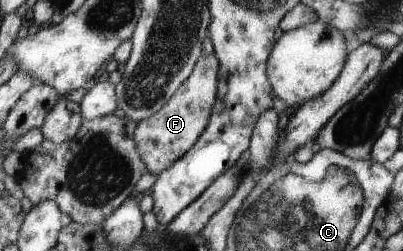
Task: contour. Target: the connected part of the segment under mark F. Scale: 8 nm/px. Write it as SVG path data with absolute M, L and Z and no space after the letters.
M212 52L201 55L193 65L187 80L184 80L169 100L147 118L136 123L133 140L145 171L157 173L178 159L199 138L207 124L218 90L218 60Z

